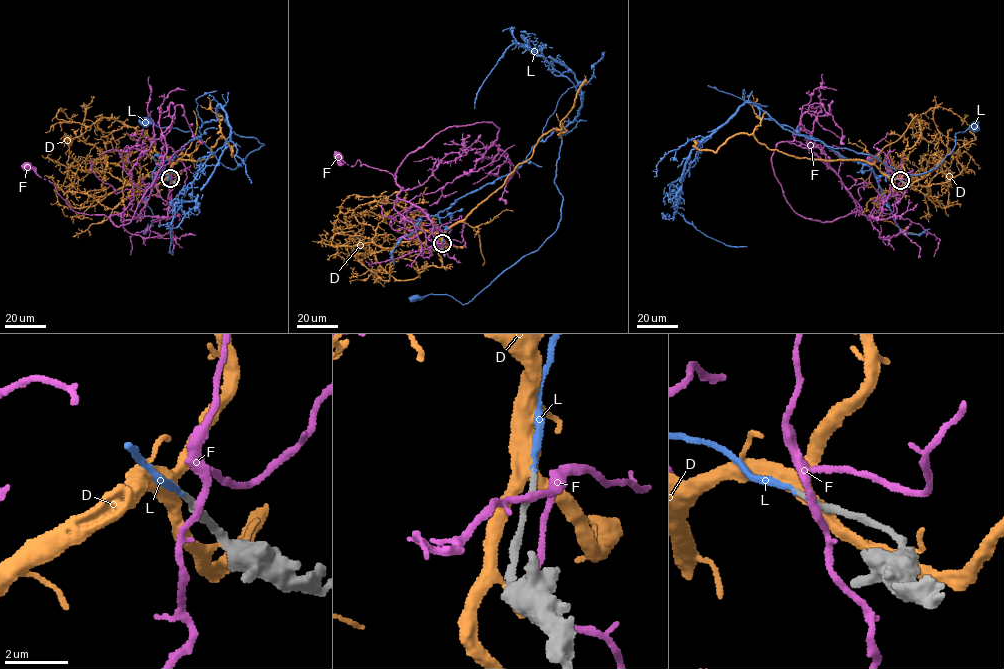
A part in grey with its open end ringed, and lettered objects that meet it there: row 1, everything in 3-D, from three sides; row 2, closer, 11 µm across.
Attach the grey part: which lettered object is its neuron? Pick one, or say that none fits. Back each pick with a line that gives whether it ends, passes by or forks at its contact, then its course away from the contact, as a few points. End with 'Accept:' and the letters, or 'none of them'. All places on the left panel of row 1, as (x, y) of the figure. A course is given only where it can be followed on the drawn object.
L: It ends there. Its course: (170, 178), (152, 173), (216, 110), (235, 134), (264, 144), (229, 169), (192, 132), (139, 119)
Accept: L

